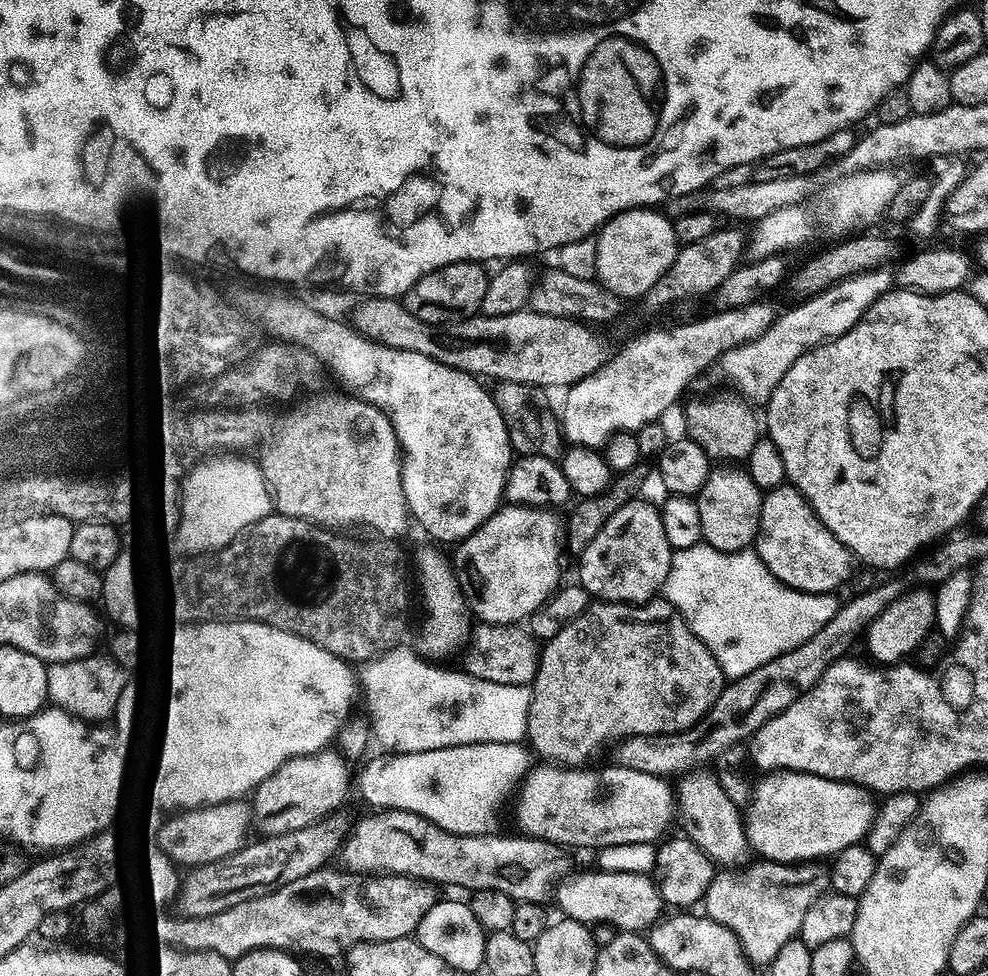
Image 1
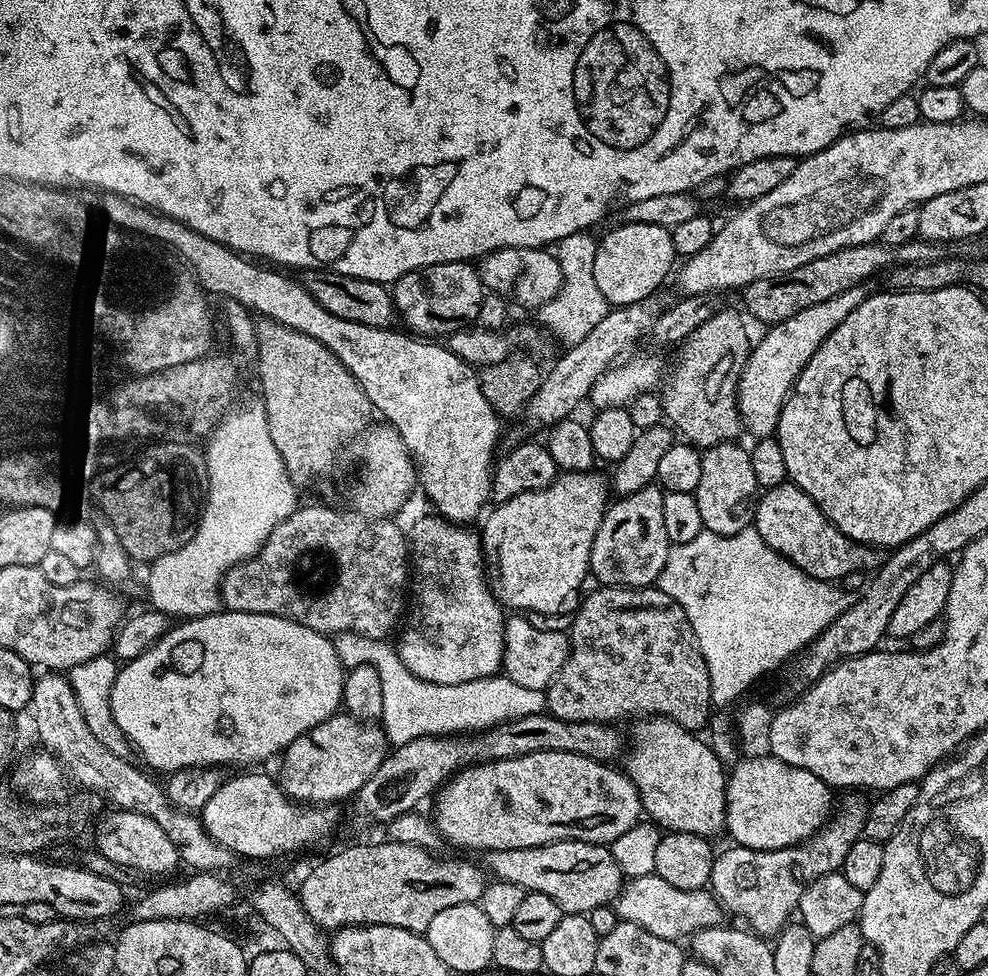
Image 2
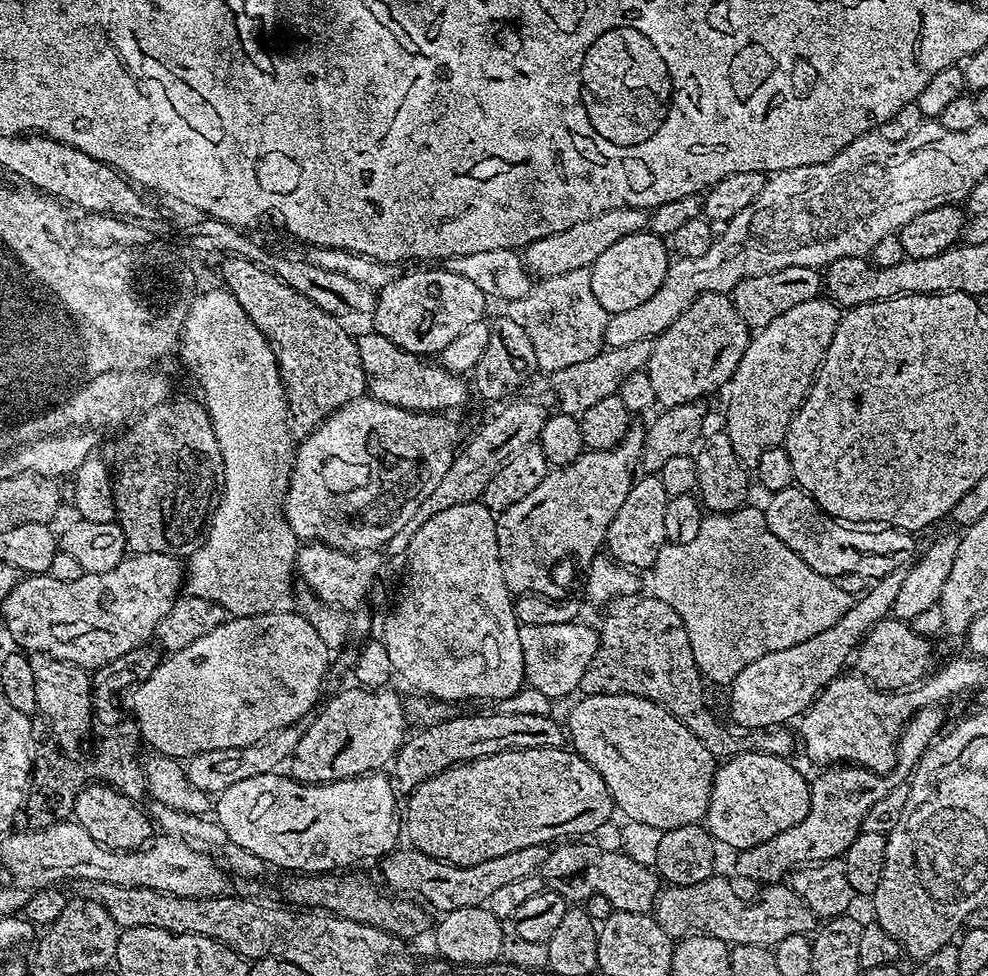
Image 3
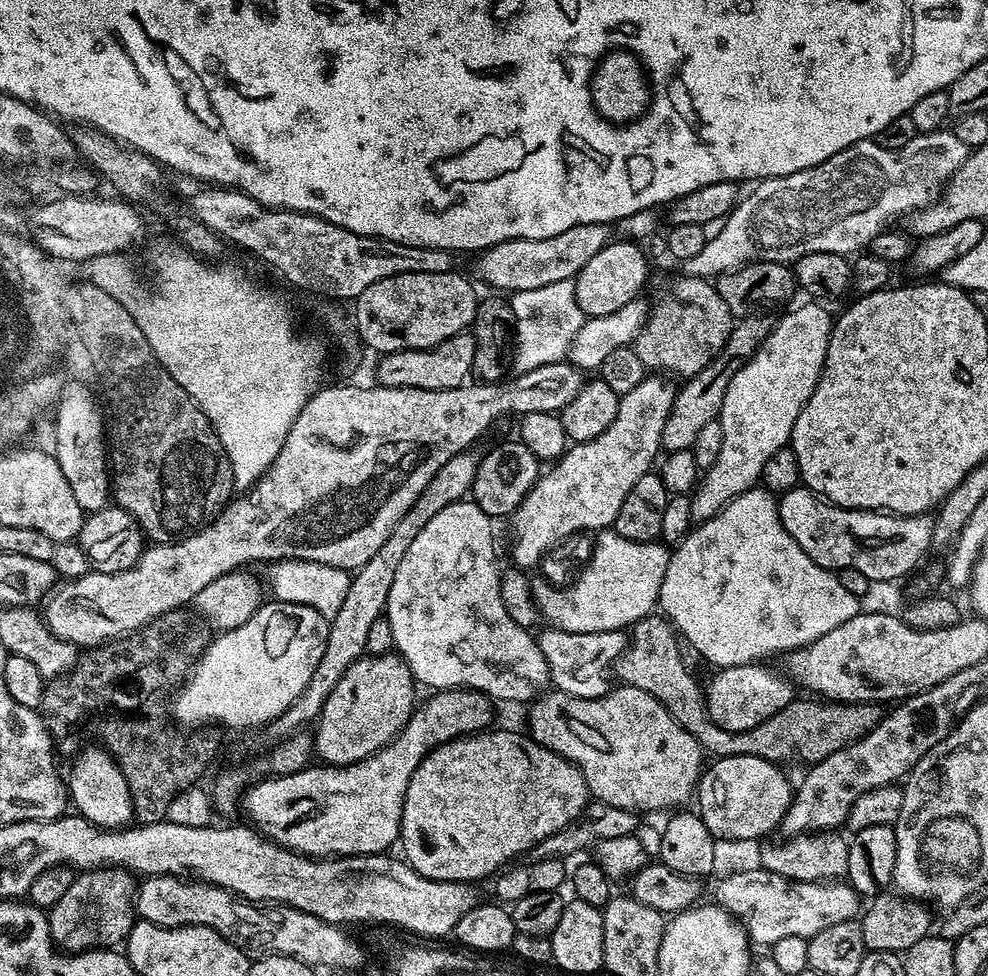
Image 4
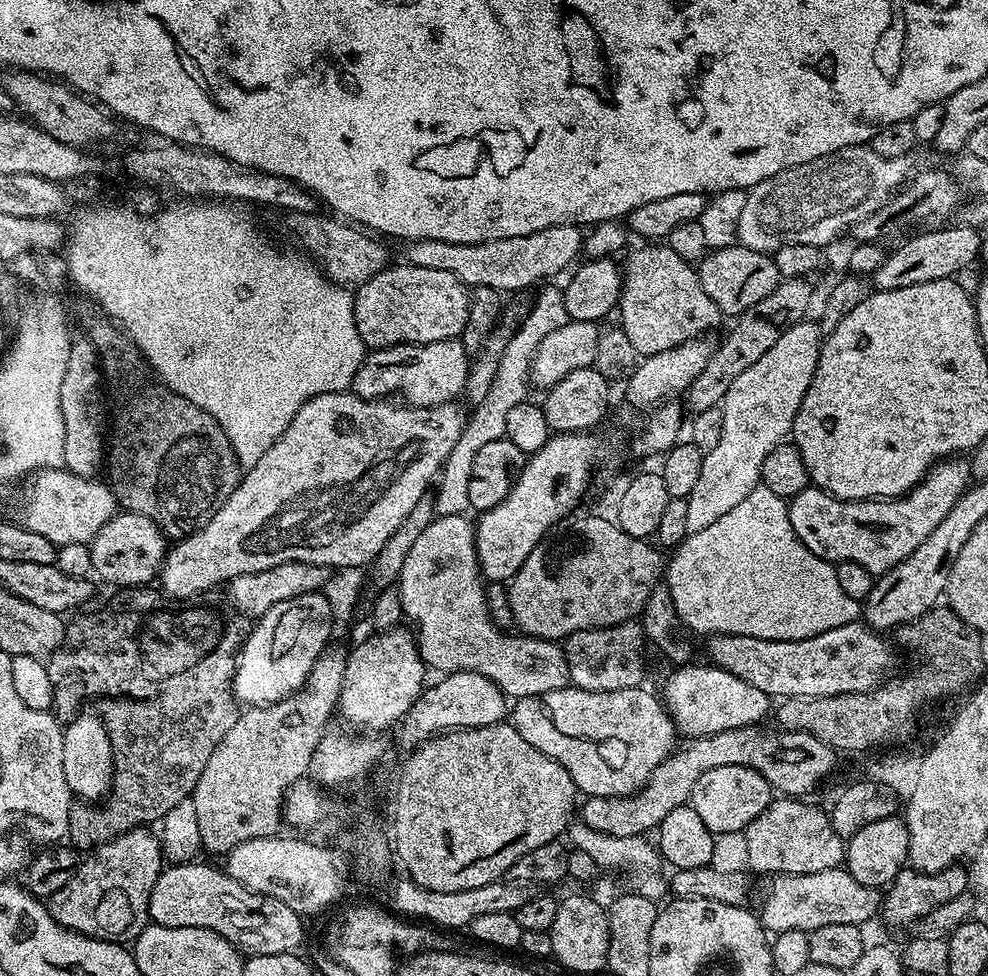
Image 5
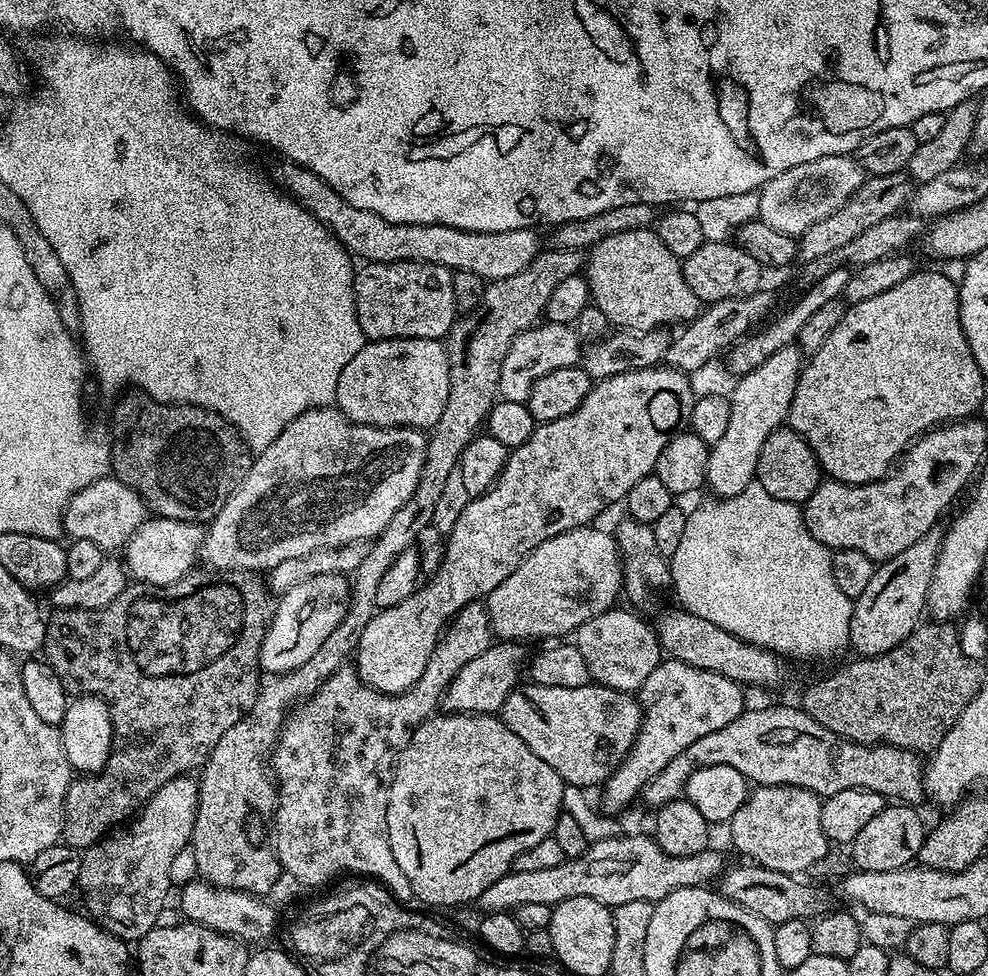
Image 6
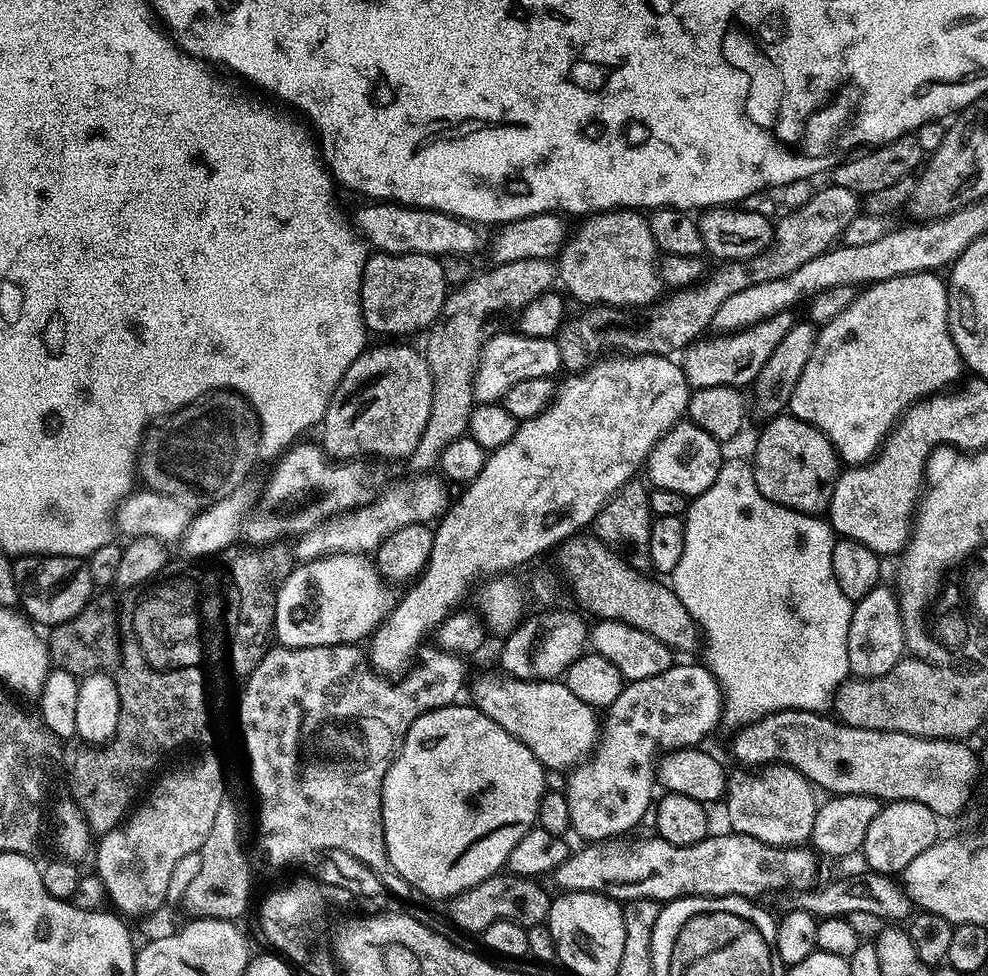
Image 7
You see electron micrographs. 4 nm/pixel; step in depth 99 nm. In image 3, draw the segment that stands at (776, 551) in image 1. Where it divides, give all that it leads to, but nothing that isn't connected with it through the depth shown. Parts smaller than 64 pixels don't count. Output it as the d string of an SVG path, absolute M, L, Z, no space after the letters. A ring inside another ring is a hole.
M799 486L778 490L767 497L768 505L762 511L770 534L786 542L810 570L835 578L840 574L860 574L875 582L892 571L898 571L912 563L917 555L917 537L901 528L887 526L857 526L826 514L814 502L814 498Z

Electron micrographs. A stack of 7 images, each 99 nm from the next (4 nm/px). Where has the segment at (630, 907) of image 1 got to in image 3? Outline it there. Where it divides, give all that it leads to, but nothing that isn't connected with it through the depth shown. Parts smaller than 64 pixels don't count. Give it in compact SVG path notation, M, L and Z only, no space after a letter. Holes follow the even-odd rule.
M714 874L702 882L694 882L694 886L665 887L656 897L654 915L656 920L666 930L666 934L673 938L683 938L689 934L703 934L723 940L729 946L738 944L762 944L774 946L782 942L782 938L790 938L790 934L799 932L808 934L817 927L818 920L811 908L807 908L800 895L784 882L761 882L748 880L737 875L736 880L727 880L721 874Z

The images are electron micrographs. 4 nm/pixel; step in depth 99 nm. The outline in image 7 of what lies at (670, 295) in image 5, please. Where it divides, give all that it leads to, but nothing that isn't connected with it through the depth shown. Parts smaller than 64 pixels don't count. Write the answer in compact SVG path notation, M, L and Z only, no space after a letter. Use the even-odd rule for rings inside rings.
M609 210L589 215L584 225L569 237L558 257L558 280L568 287L567 295L581 300L584 306L607 306L625 310L643 310L661 299L662 281L658 249L650 234L647 219L636 210Z

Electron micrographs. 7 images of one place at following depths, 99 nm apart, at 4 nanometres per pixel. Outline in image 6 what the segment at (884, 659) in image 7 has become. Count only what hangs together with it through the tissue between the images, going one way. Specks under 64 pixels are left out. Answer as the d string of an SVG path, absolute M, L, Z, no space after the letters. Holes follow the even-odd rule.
M931 528L925 536L918 538L918 542L914 542L914 546L906 546L902 554L883 561L875 569L866 590L854 600L852 606L848 642L857 657L871 658L886 654L920 627L920 615L925 615L928 607L928 591L934 578L941 539L941 529Z

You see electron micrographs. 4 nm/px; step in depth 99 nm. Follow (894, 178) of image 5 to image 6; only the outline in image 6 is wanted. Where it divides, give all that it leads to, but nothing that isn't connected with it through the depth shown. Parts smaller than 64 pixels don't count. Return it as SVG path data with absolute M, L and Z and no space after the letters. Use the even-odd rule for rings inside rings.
M851 155L814 158L814 162L802 162L798 166L790 166L790 170L778 174L778 178L766 182L763 188L759 189L761 210L758 219L766 226L770 226L771 229L778 230L782 234L795 238L799 237L807 228L814 226L814 222L834 214L834 210L838 210L847 204L856 190L864 185L865 179L866 173L860 169L859 164Z

